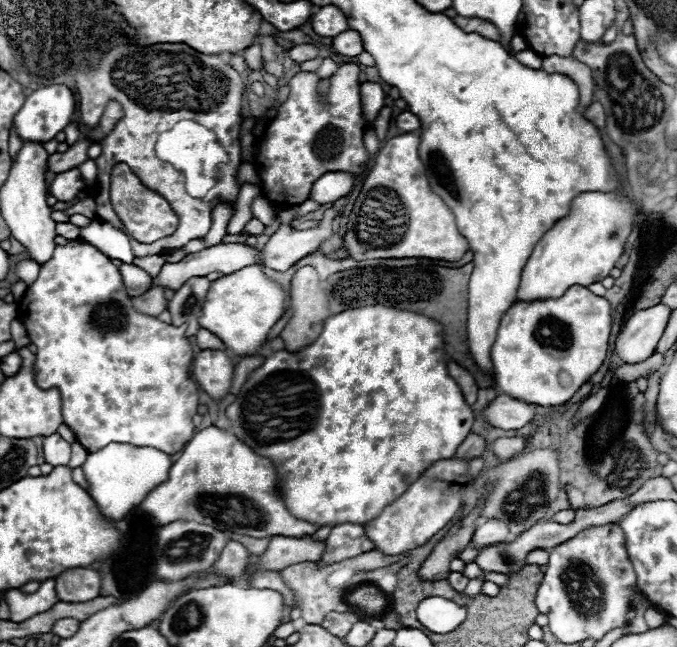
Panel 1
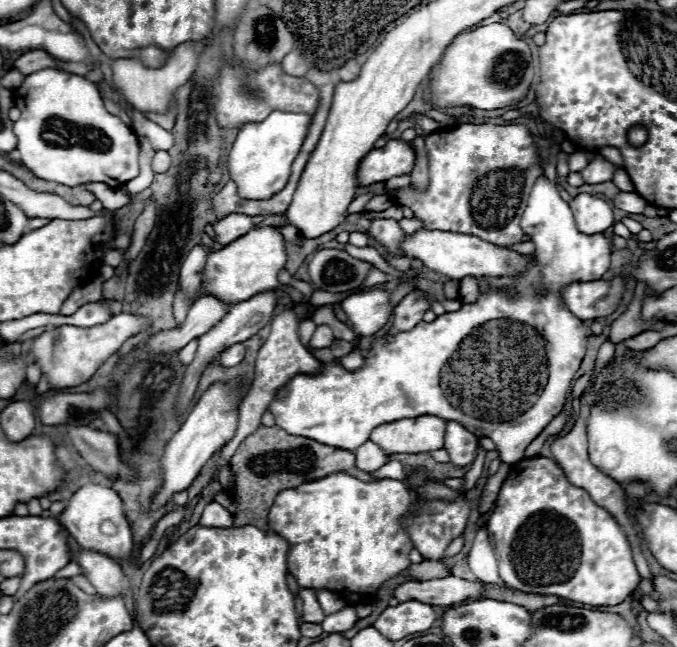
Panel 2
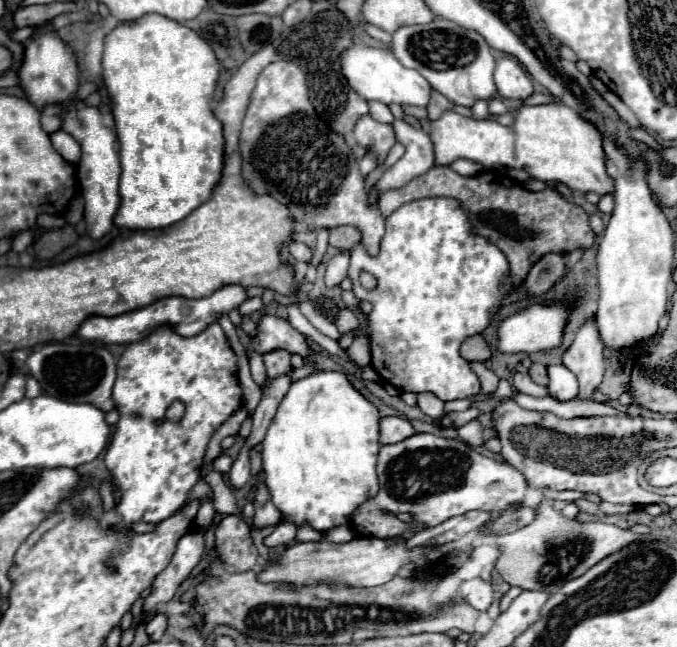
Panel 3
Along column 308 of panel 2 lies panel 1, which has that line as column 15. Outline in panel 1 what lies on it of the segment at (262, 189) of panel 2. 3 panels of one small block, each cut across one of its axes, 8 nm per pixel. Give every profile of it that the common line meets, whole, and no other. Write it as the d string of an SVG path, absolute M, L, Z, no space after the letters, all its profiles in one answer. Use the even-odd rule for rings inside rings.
M50 84L34 90L14 116L14 126L18 130L18 136L26 142L48 142L52 140L58 132L62 132L70 122L76 112L76 98L74 92L66 84Z

